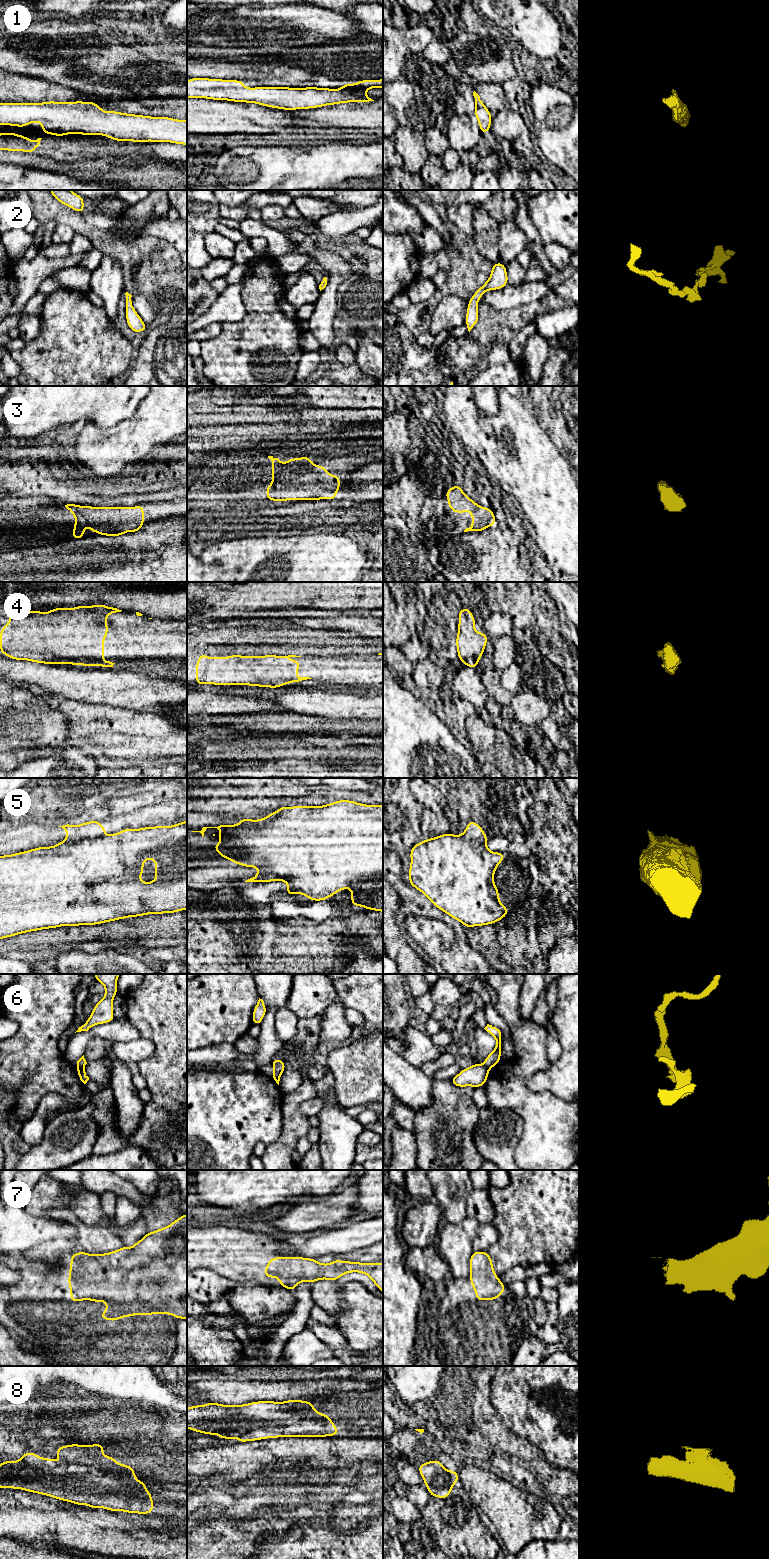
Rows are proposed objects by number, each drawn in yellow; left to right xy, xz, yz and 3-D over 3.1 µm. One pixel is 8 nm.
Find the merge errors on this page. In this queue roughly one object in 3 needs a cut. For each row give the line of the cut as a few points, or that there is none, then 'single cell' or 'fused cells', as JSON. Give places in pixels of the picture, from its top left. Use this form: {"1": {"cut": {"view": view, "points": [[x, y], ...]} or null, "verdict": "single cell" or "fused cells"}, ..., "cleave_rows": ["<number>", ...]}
{"1": {"cut": null, "verdict": "single cell"}, "2": {"cut": null, "verdict": "single cell"}, "3": {"cut": null, "verdict": "single cell"}, "4": {"cut": null, "verdict": "single cell"}, "5": {"cut": {"view": "xy", "points": [[103, 835], [60, 843]]}, "verdict": "fused cells"}, "6": {"cut": {"view": "xy", "points": [[77, 1066], [83, 1068]]}, "verdict": "fused cells"}, "7": {"cut": null, "verdict": "single cell"}, "8": {"cut": null, "verdict": "single cell"}, "cleave_rows": ["5", "6"]}

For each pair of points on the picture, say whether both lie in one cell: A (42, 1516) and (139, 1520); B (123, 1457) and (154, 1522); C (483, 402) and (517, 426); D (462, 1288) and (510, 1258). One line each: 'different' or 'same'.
A: different
B: different
C: different
D: different

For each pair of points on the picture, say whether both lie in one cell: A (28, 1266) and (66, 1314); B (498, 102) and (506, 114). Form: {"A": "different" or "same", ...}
{"A": "same", "B": "different"}

